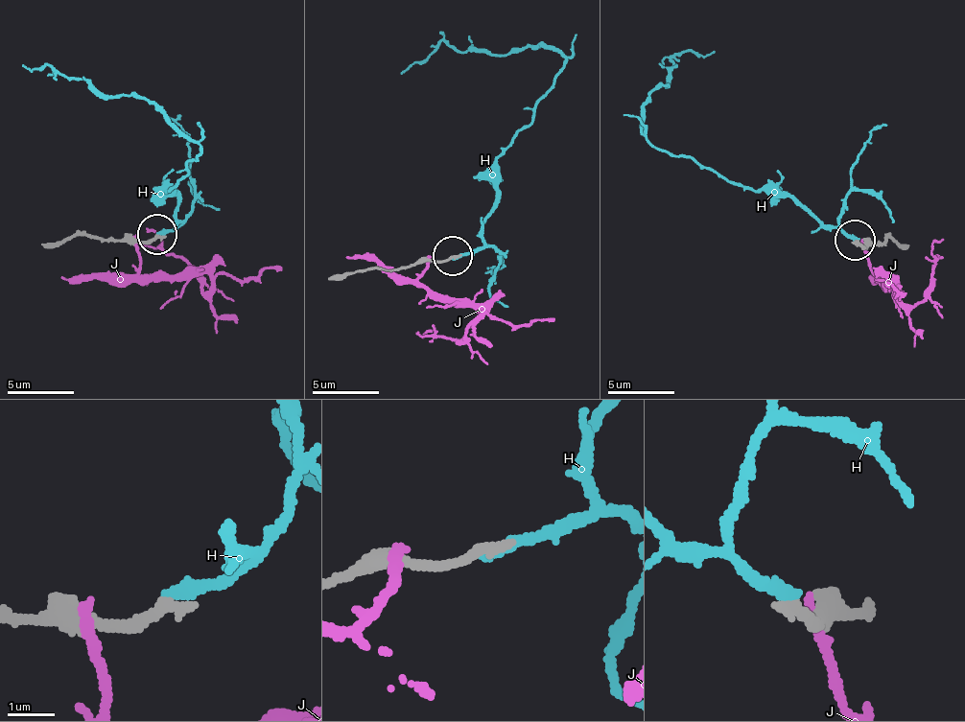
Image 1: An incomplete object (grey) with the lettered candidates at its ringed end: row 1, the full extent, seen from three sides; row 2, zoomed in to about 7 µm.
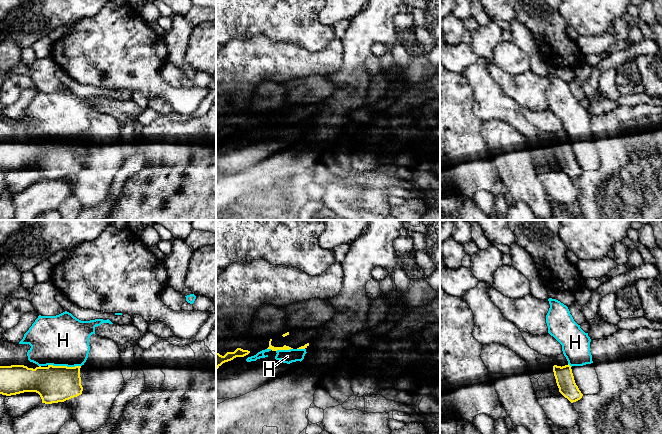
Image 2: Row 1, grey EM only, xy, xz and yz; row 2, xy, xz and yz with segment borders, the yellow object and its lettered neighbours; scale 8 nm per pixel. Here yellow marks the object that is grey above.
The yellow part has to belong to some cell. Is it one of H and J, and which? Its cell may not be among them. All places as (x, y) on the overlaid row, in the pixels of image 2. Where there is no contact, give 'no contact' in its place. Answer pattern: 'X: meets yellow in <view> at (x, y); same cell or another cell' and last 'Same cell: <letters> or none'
H: meets yellow in xy at (64, 366); another cell
J: no contact; another cell
Same cell: none

